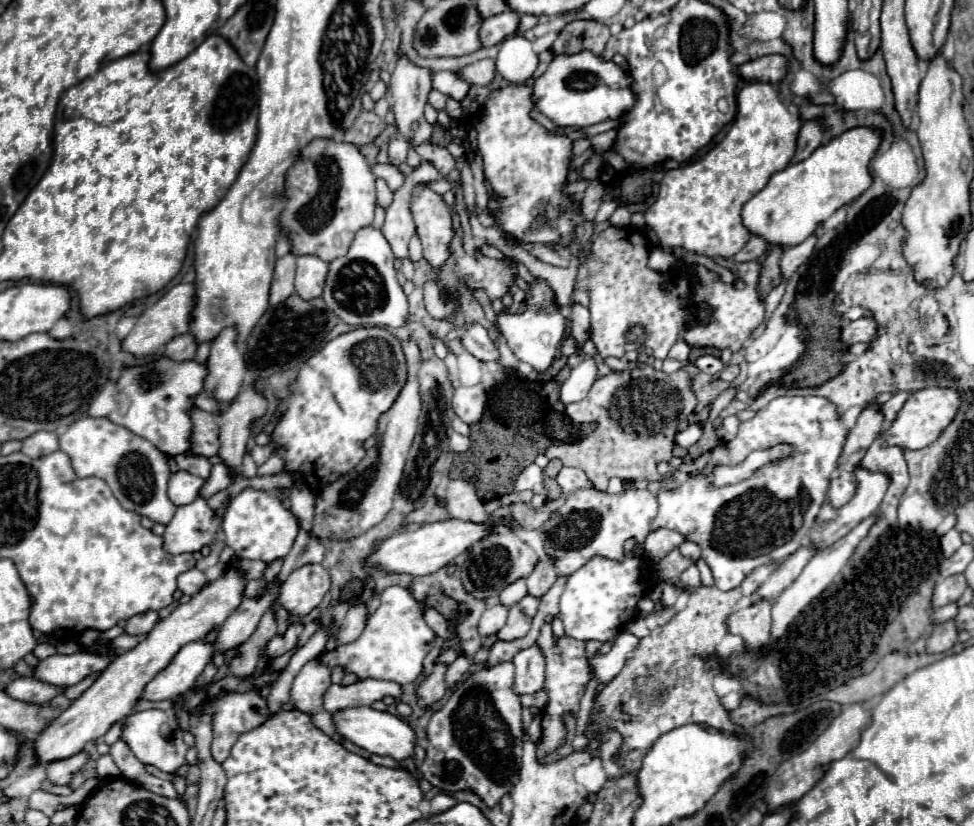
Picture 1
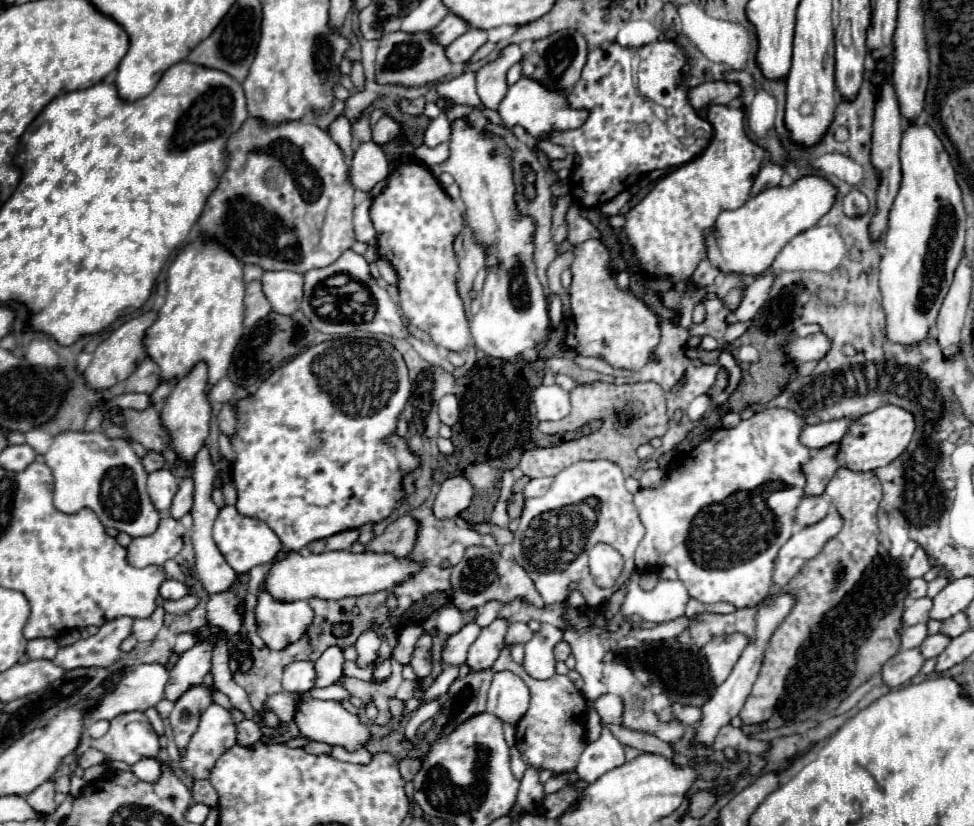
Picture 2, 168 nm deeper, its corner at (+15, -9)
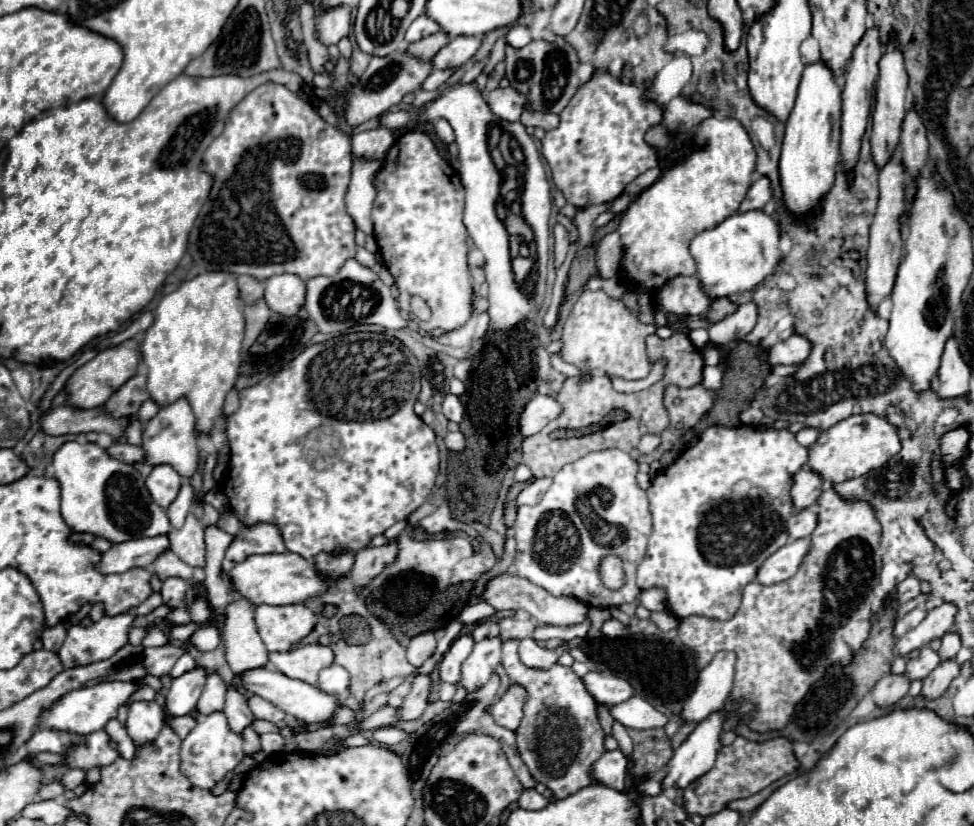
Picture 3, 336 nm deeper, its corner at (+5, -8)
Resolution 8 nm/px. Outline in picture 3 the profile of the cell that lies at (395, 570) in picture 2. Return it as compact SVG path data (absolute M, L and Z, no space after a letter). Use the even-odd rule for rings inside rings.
M290 551L282 555L250 555L248 559L234 563L226 571L232 587L246 597L254 605L292 605L292 603L304 603L310 597L316 597L330 589L330 583L322 583L318 575L314 575L314 565L300 555L294 555Z

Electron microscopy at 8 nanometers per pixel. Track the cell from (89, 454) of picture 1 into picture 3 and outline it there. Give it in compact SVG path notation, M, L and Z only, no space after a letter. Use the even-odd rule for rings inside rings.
M64 443L54 453L54 479L62 489L62 517L72 531L92 533L110 543L170 533L166 511L152 505L144 477L132 465L112 459L96 443Z

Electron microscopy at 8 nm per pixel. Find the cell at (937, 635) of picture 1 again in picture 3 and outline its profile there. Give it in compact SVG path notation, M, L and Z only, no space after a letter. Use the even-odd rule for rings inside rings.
M886 675L874 685L870 697L876 707L890 707L908 693L908 687L910 681L904 675Z

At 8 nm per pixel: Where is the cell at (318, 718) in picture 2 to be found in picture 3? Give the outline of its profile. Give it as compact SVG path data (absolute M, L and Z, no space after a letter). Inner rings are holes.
M258 667L258 669L244 671L240 675L240 681L244 683L246 691L270 701L272 705L280 707L290 717L294 717L298 721L304 721L304 723L324 723L326 719L330 719L340 709L340 705L336 703L336 699L332 695L326 695L324 691L318 691L318 687L314 687L314 685L302 683L298 679L290 679L284 673L268 669L268 667Z

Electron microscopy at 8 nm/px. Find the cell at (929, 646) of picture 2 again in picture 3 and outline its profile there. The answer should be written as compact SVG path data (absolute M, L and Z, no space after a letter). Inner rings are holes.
M924 647L922 651L914 653L908 663L906 663L906 671L904 671L904 677L908 681L914 681L914 679L924 679L936 665L940 663L938 659L938 653L932 651L930 647Z

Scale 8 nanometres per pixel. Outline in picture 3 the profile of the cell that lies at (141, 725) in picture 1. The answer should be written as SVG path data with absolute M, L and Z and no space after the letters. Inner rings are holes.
M156 701L130 703L126 729L134 743L146 743L158 735L164 723L164 711Z

